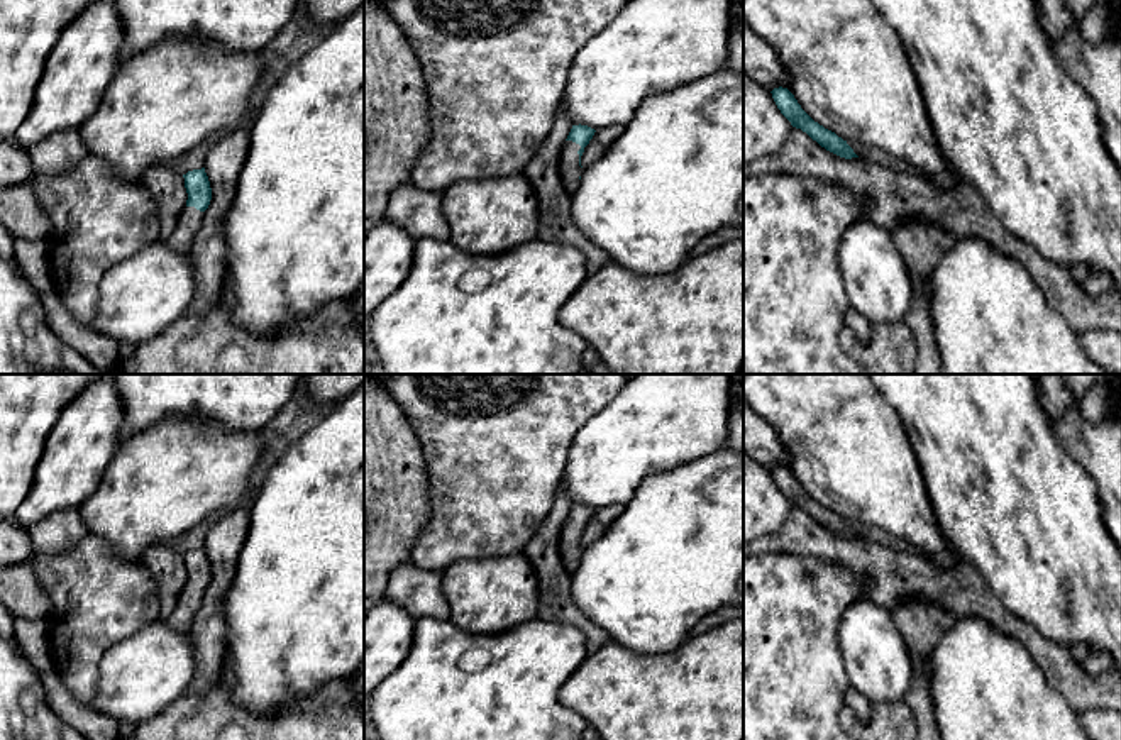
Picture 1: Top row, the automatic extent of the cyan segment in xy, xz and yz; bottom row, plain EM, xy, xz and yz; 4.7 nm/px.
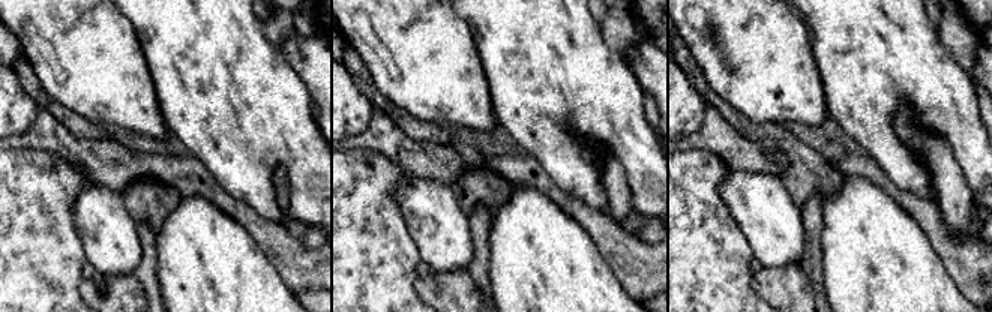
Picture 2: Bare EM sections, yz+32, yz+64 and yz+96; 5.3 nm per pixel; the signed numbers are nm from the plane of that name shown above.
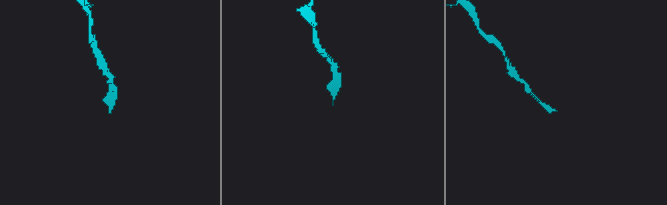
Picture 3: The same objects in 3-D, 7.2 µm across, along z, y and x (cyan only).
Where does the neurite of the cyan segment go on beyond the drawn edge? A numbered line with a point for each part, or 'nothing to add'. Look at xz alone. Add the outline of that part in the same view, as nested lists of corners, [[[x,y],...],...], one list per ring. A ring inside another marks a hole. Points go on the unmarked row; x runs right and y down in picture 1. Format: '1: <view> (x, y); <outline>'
1: xz (569, 547); [[[566,520],[559,538],[560,559],[569,574],[572,574],[577,569],[579,555],[583,552],[577,533],[579,528],[581,528],[579,523]]]

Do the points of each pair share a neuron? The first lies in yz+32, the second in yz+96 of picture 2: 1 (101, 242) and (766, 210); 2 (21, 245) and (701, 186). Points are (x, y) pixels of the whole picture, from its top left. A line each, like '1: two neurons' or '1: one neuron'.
1: one neuron
2: one neuron

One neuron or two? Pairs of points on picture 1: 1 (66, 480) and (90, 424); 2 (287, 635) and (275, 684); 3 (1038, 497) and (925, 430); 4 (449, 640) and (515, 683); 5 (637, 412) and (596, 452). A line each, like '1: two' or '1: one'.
1: one
2: one
3: one
4: one
5: one

